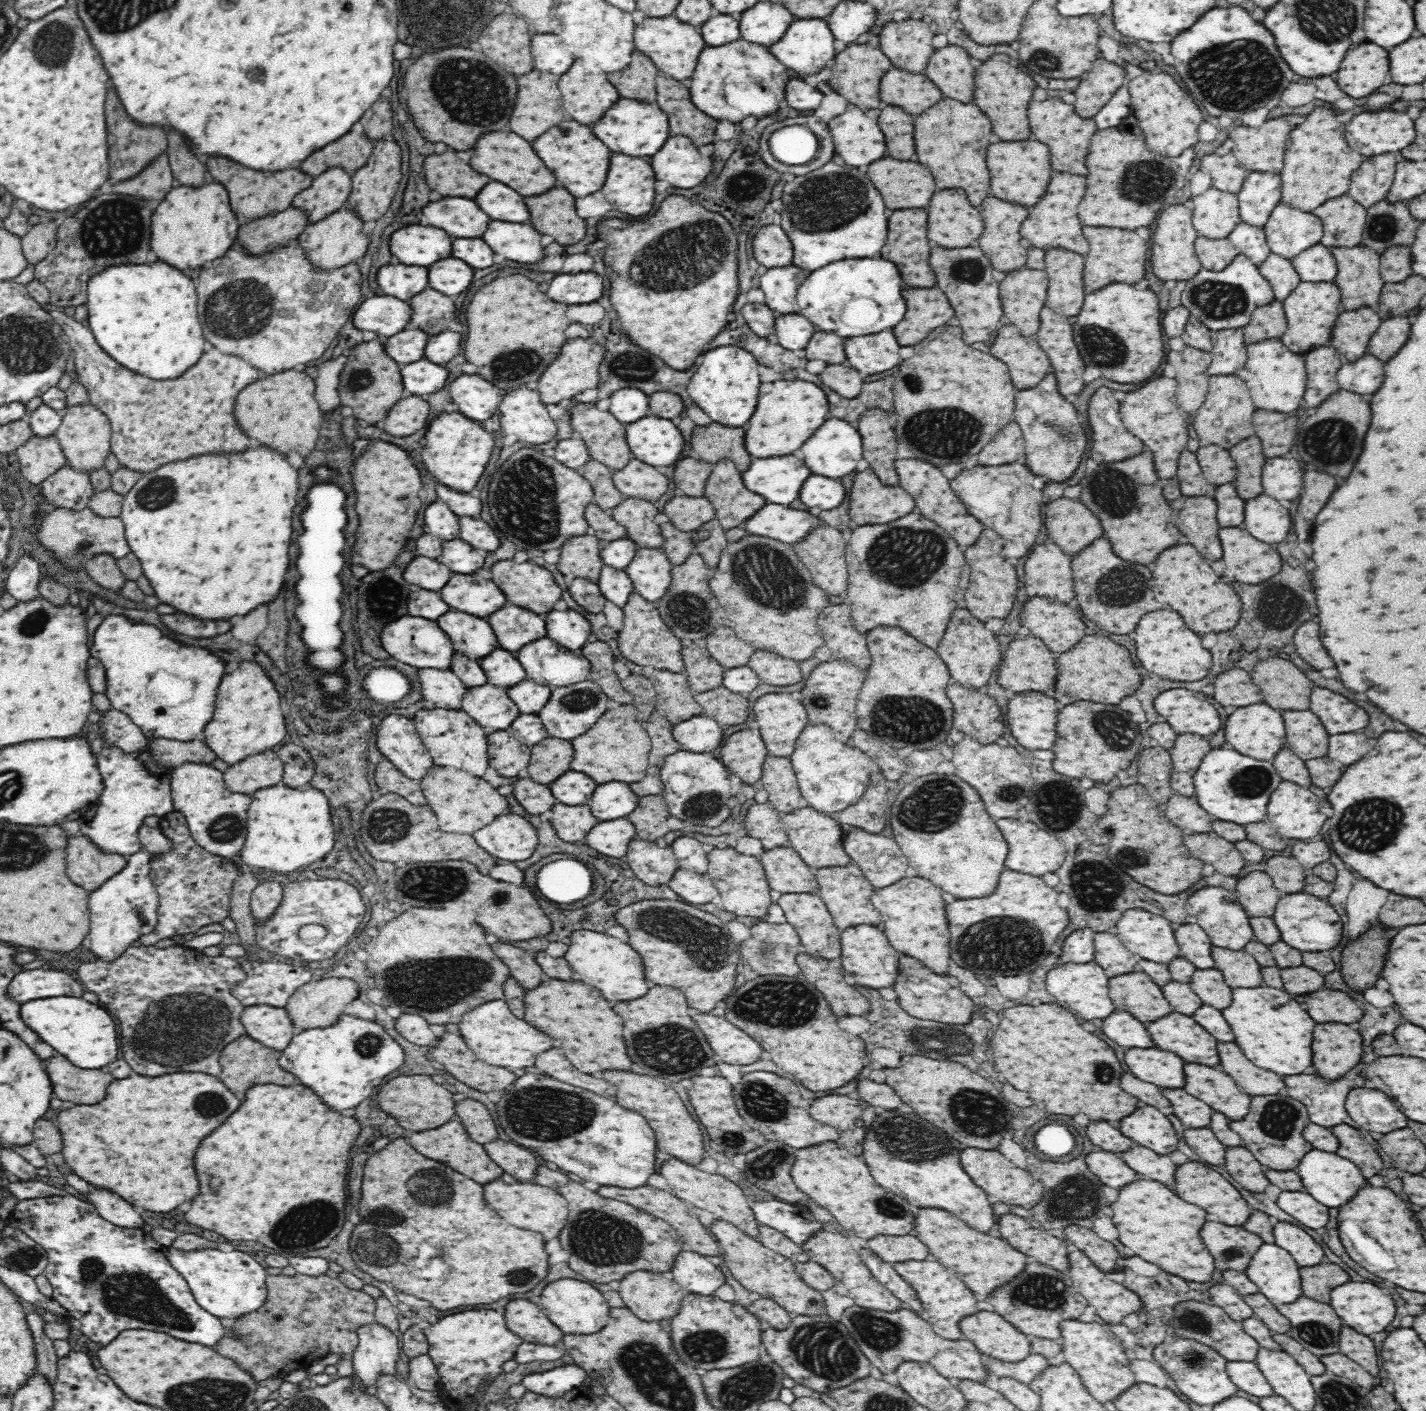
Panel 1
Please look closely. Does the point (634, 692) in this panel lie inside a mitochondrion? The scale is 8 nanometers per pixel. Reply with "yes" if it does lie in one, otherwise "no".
no

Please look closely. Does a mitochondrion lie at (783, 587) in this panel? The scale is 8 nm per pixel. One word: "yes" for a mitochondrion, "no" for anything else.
yes

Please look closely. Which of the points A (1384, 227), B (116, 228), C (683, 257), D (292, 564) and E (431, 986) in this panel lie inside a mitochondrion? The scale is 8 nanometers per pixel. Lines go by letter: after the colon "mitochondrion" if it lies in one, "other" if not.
A: mitochondrion
B: mitochondrion
C: mitochondrion
D: other
E: mitochondrion

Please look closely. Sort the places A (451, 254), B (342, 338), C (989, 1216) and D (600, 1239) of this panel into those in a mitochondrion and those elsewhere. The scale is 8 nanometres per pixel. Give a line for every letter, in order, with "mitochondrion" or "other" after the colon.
A: other
B: other
C: other
D: mitochondrion

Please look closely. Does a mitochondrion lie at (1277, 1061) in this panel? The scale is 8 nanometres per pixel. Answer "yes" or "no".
no

